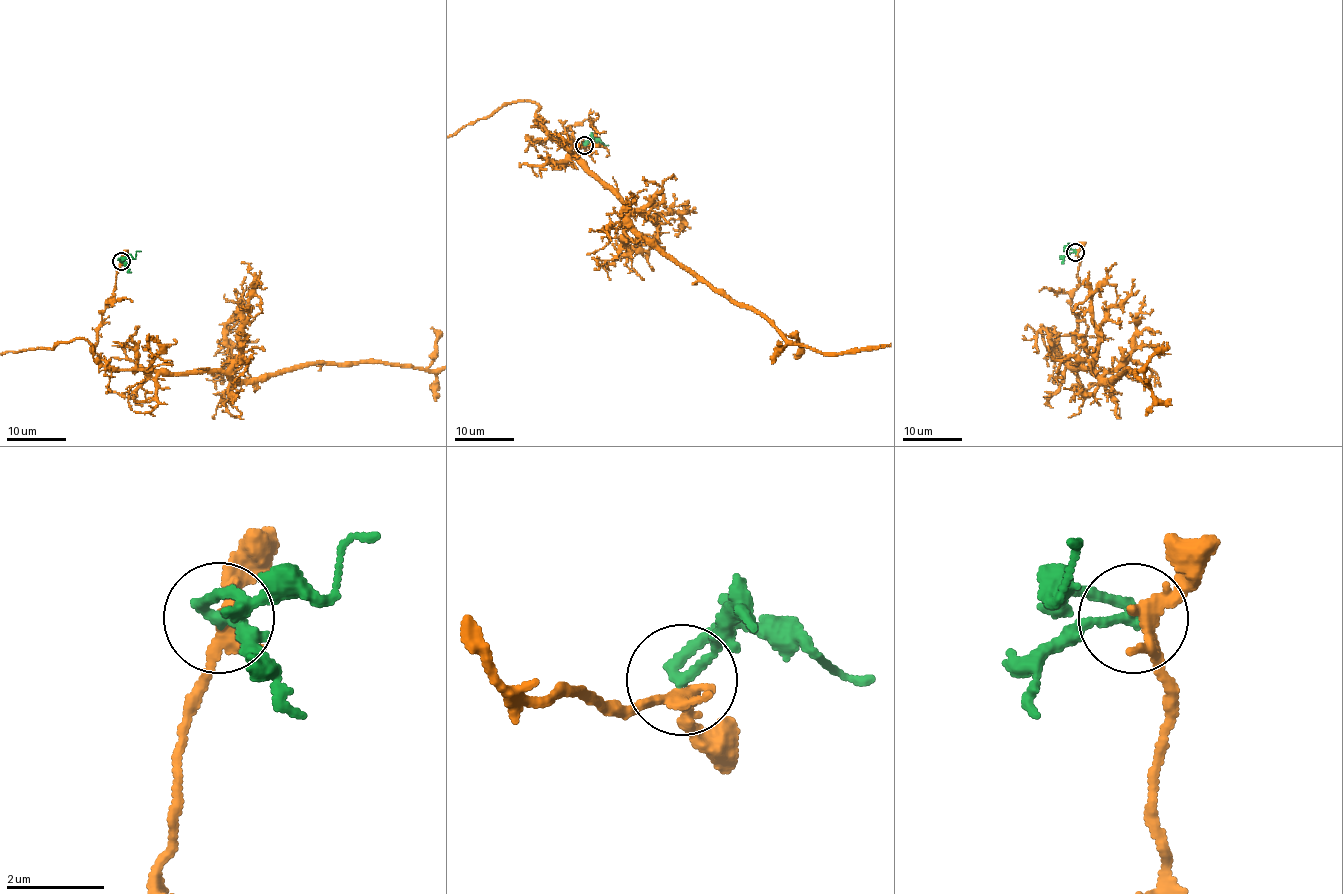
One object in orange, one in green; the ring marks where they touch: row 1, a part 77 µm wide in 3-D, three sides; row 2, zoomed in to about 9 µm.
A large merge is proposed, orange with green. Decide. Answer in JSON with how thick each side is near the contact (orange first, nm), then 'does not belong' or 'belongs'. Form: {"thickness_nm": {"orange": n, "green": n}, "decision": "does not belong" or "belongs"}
{"thickness_nm": {"orange": 280, "green": 200}, "decision": "does not belong"}

